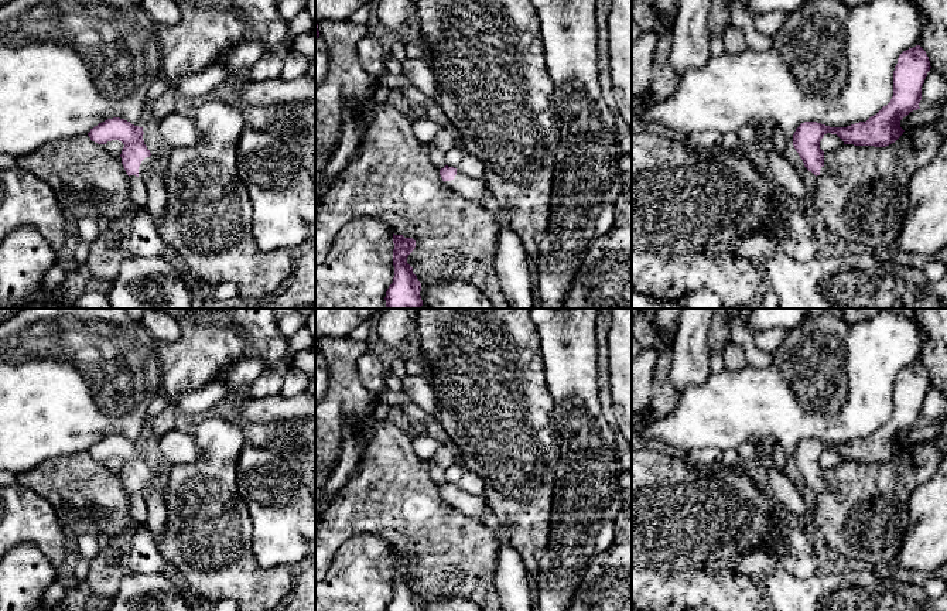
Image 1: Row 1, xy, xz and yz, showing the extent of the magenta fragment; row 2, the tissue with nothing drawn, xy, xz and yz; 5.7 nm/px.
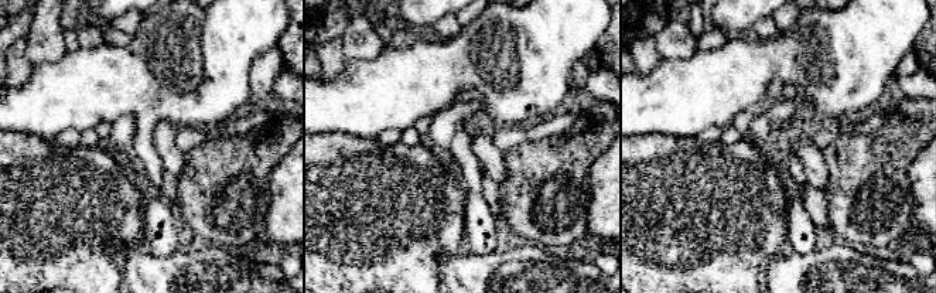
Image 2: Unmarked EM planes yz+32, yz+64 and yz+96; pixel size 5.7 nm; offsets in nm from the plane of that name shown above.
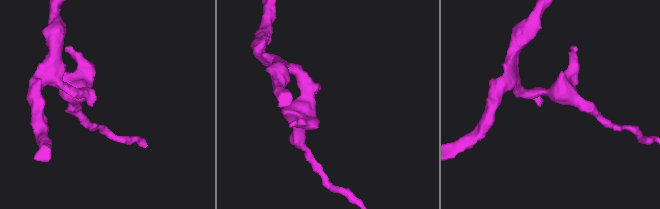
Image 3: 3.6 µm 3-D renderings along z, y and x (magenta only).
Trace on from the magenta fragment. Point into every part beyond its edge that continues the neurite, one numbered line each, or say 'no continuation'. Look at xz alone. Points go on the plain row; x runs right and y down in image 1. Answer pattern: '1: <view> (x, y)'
1: xz (475, 507)

